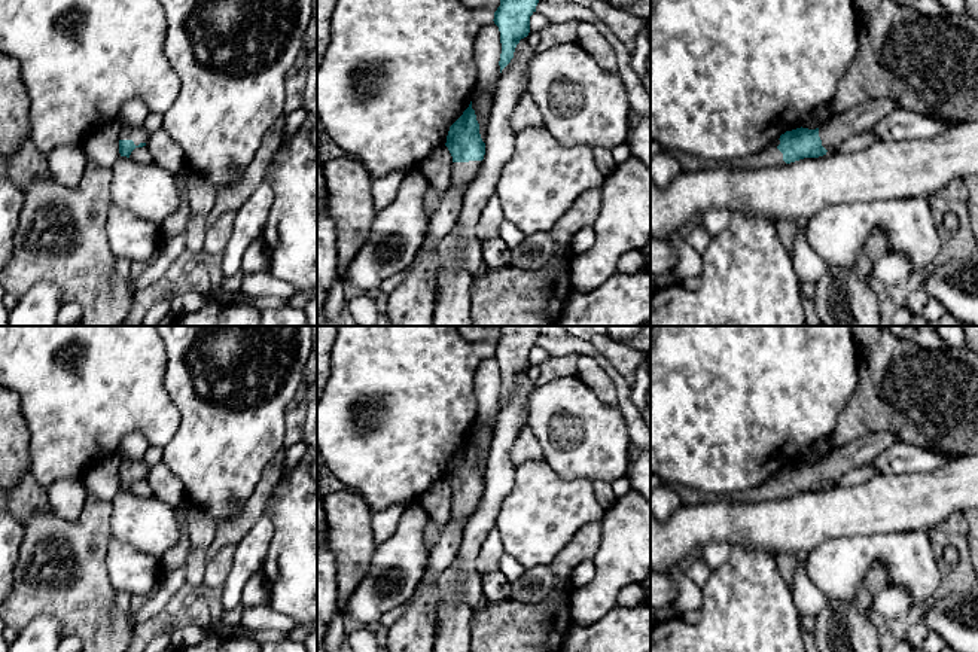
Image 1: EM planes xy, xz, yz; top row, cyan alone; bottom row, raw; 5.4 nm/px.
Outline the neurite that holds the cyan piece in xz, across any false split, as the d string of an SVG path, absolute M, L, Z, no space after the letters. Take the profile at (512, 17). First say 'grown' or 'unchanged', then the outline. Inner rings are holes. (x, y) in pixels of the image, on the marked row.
unchanged; M500 0L494 12L494 24L500 31L500 73L514 58L514 52L521 39L530 33L530 16L536 12L539 0Z

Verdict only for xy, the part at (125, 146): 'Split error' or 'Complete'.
Split error

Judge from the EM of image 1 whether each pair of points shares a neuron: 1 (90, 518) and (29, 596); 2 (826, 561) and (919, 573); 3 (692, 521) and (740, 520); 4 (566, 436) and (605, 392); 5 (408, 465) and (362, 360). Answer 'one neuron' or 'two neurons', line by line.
1: one neuron
2: one neuron
3: one neuron
4: two neurons
5: one neuron

